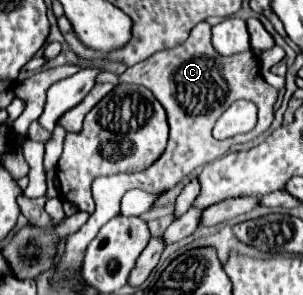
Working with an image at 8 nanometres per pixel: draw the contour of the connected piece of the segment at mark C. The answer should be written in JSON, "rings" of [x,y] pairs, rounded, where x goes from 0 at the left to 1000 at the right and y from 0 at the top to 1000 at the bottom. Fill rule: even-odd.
{"rings":[[[653,75],[620,136],[581,163],[535,169],[502,183],[488,203],[455,210],[416,244],[389,258],[389,285],[455,285],[482,292],[488,305],[508,312],[521,346],[541,359],[554,386],[554,420],[561,420],[561,475],[554,502],[541,522],[482,576],[455,590],[376,590],[350,603],[323,603],[304,624],[304,658],[317,685],[310,725],[290,739],[290,753],[224,807],[218,827],[218,861],[211,888],[198,895],[198,915],[211,908],[244,908],[271,895],[271,854],[284,847],[284,827],[323,793],[323,780],[376,732],[396,719],[396,678],[422,644],[462,637],[488,658],[541,658],[568,644],[581,624],[594,624],[634,576],[739,529],[759,495],[825,481],[851,468],[871,441],[891,434],[898,400],[904,400],[904,346],[917,325],[917,305],[898,298],[858,251],[858,217],[851,197],[832,176],[792,176],[772,190],[713,190],[706,163],[693,163],[693,81],[686,75]],[[785,332],[825,339],[851,359],[851,420],[832,447],[785,454],[752,475],[713,475],[700,461],[700,427],[719,407],[719,393]]]}

